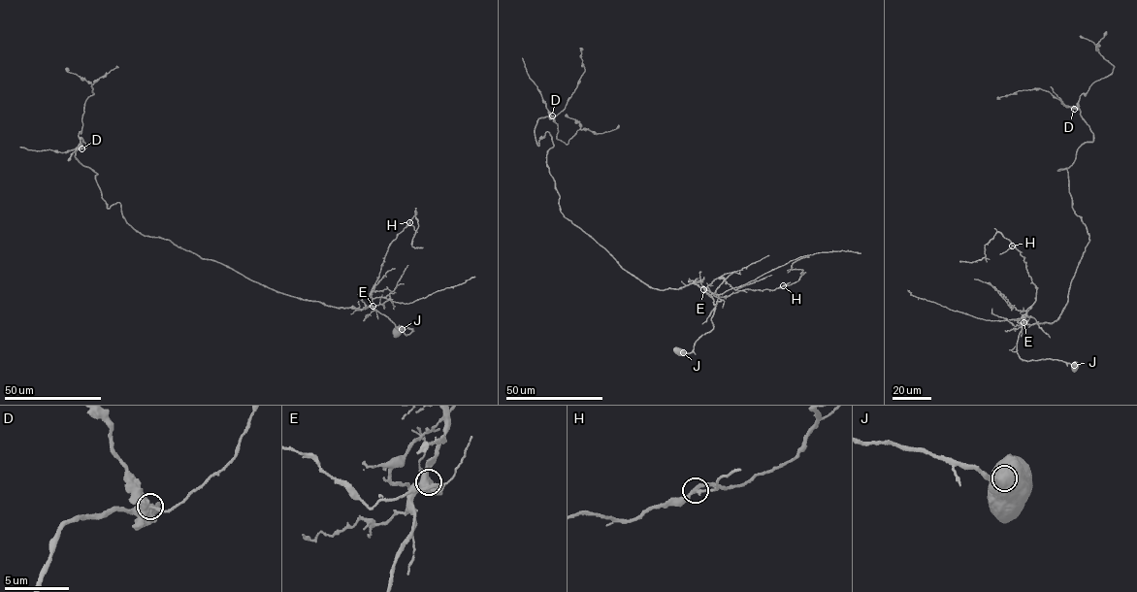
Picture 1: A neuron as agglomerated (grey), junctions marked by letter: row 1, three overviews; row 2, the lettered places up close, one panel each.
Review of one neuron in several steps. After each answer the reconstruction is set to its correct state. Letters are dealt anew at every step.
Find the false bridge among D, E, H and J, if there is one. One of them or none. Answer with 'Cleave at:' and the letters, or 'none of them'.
Cleave at: none of them

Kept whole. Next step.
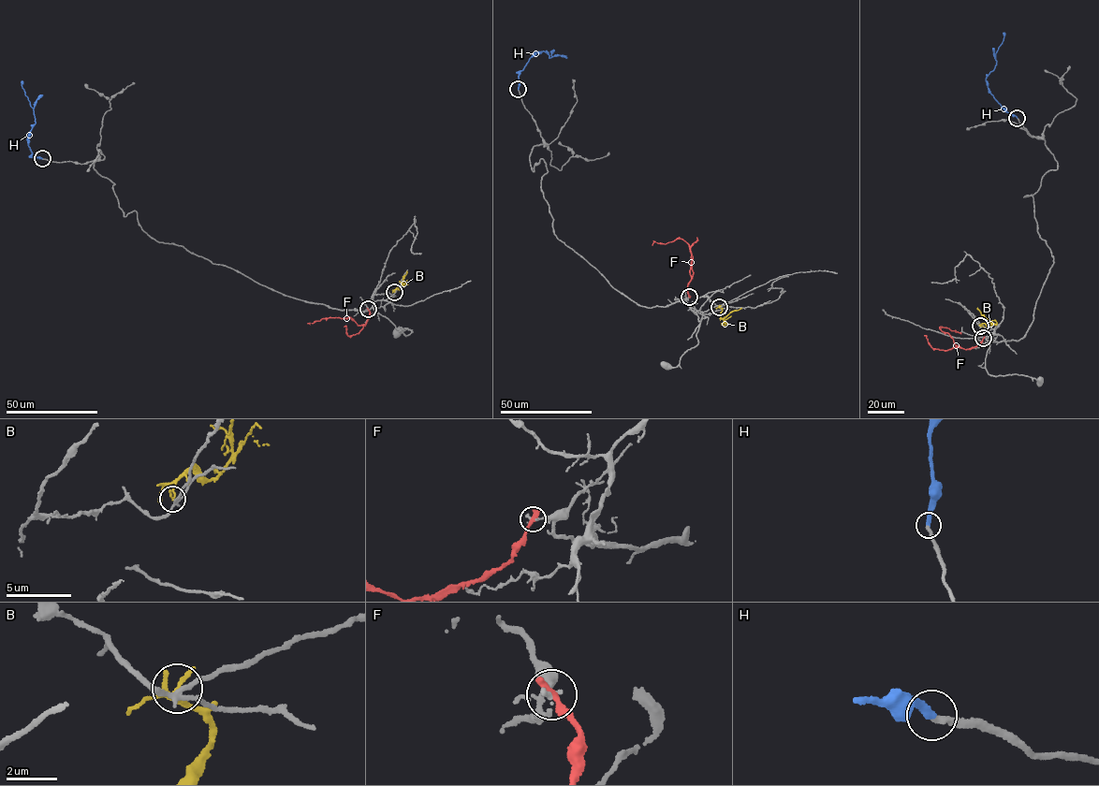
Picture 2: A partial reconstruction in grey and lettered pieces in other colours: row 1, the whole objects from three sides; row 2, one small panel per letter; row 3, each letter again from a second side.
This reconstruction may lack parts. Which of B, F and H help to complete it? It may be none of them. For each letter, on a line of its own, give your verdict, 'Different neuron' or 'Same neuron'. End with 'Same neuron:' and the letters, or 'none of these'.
B: Different neuron
F: Different neuron
H: Same neuron
Same neuron: H

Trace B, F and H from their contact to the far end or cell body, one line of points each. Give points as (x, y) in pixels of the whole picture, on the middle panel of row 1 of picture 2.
B: (719, 307), (723, 319), (741, 308)
F: (689, 297), (692, 255), (687, 242), (678, 239), (666, 244), (654, 241), (652, 245)
H: (519, 89), (520, 71), (530, 58), (542, 51), (550, 57), (550, 51), (554, 50)

